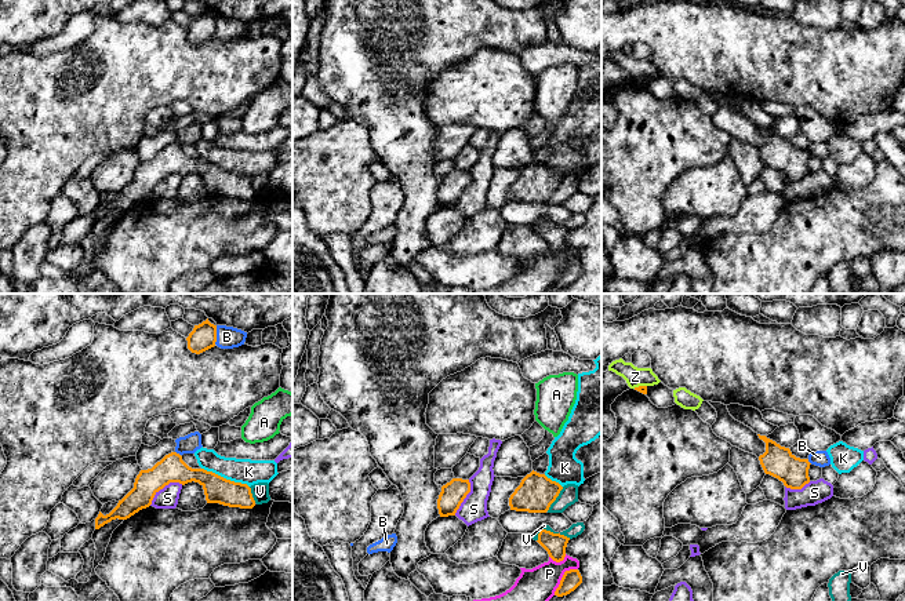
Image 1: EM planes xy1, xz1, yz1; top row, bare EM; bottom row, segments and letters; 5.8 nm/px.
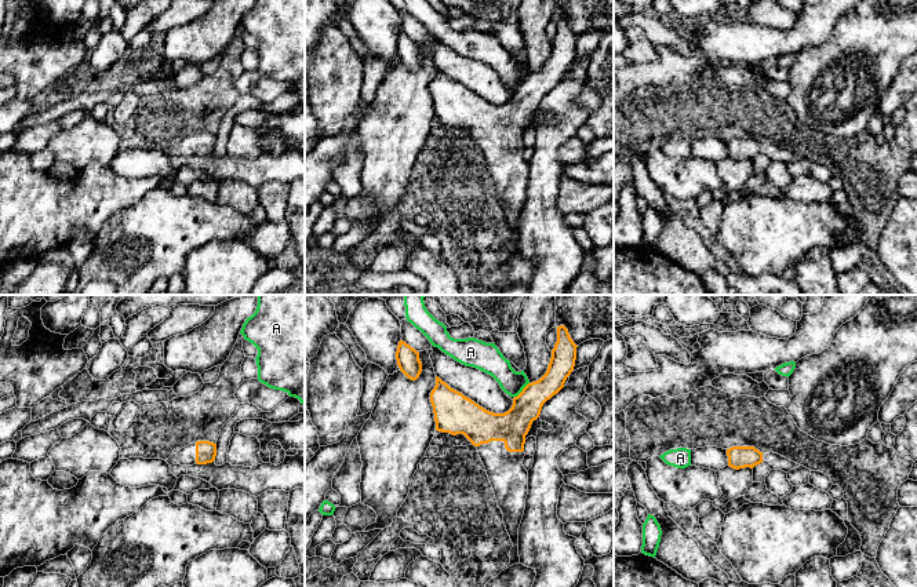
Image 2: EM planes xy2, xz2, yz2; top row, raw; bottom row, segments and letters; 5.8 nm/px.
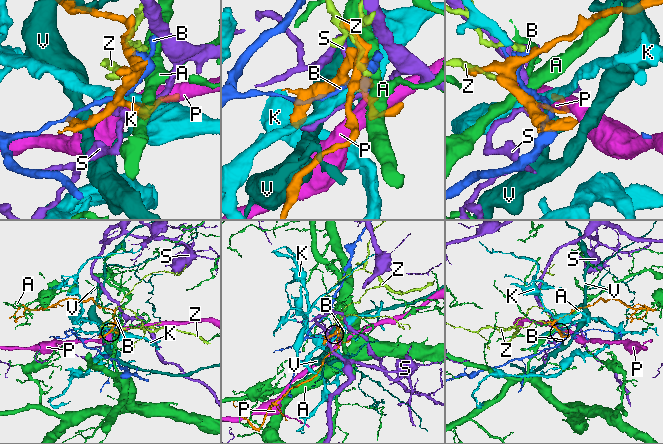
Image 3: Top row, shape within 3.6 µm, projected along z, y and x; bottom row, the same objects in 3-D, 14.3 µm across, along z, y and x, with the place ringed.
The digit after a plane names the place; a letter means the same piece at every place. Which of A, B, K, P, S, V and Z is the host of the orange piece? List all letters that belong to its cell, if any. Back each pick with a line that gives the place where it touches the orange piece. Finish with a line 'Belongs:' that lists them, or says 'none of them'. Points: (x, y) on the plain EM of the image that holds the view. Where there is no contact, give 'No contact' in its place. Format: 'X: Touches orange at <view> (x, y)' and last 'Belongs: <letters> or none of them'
Belongs: none of them

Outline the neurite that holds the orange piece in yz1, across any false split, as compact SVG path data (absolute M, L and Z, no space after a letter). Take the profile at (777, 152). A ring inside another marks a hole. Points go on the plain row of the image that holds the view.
M757 127L766 134L766 143L759 147L766 165L778 170L790 181L802 181L810 174L808 150L796 149L789 139L781 138L766 127Z

